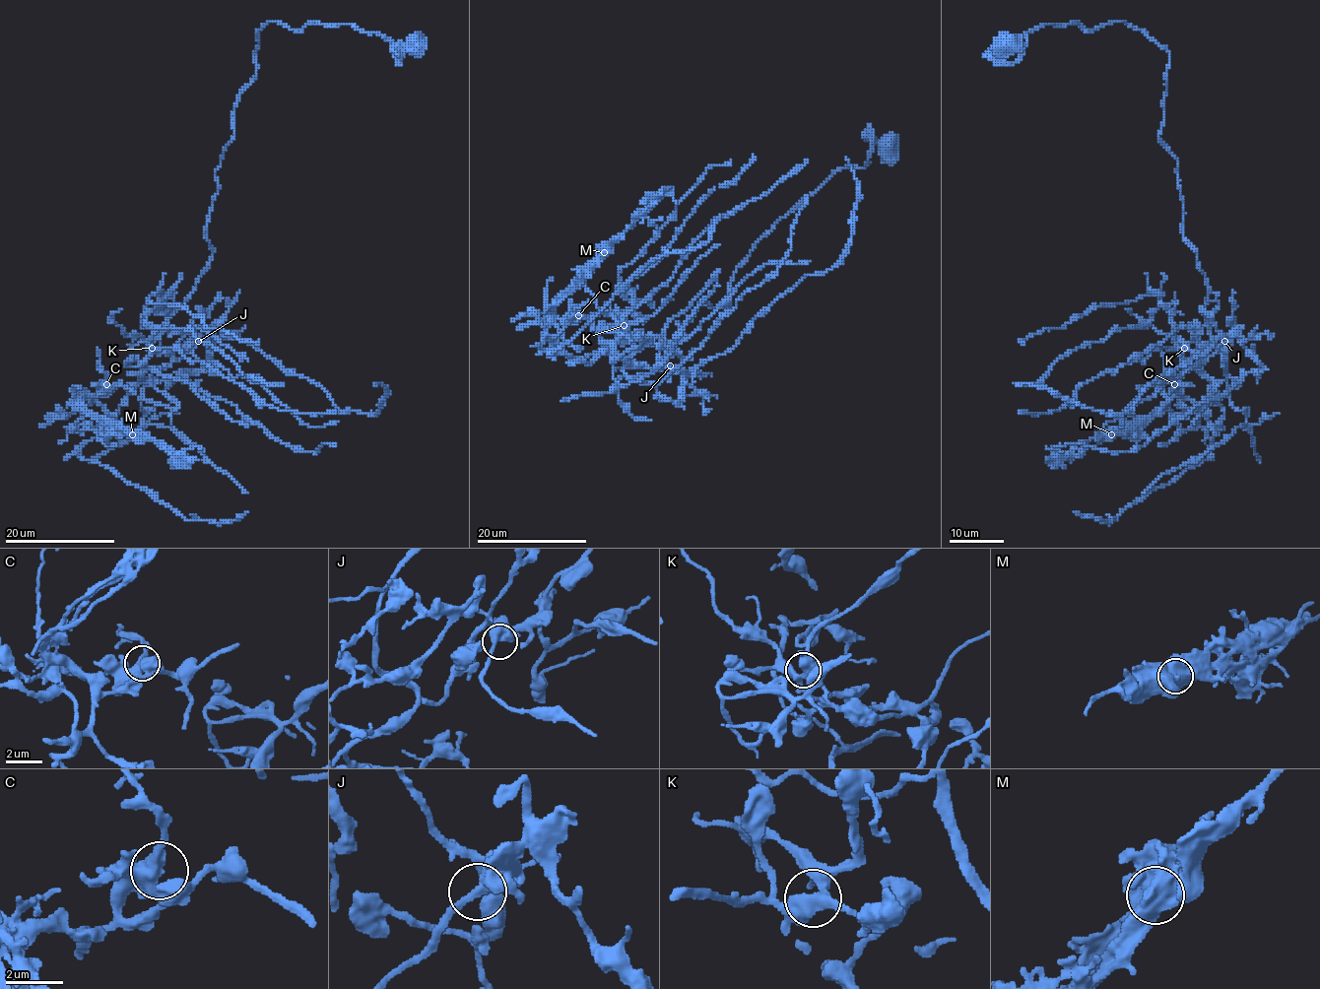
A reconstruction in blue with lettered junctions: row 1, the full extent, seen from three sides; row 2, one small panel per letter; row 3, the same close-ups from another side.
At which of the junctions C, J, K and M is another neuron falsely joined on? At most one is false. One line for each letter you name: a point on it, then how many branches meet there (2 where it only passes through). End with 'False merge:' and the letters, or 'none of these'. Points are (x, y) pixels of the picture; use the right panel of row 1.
M: (1111, 434) | 1
False merge: M

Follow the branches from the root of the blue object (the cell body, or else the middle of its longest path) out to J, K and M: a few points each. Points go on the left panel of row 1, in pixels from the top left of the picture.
J: (416, 45), (398, 62), (352, 25), (258, 32), (216, 171), (213, 256), (161, 330), (178, 361), (198, 341)
K: (416, 45), (398, 62), (352, 25), (258, 32), (213, 256), (142, 392), (177, 409), (142, 379), (152, 348)
M: (416, 45), (258, 32), (213, 256), (142, 392), (178, 407), (147, 382), (80, 396), (132, 434)

